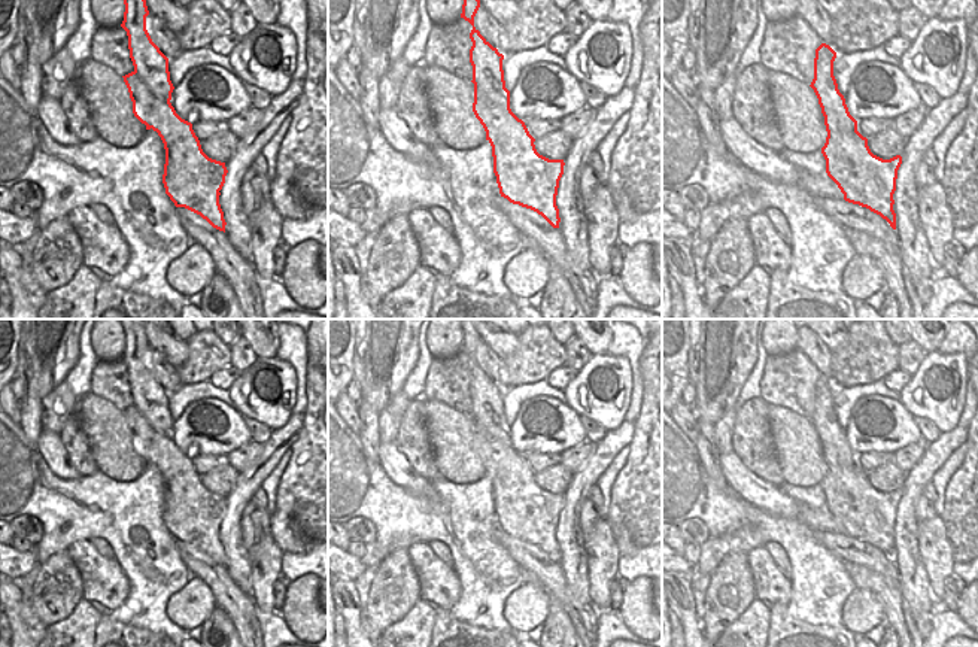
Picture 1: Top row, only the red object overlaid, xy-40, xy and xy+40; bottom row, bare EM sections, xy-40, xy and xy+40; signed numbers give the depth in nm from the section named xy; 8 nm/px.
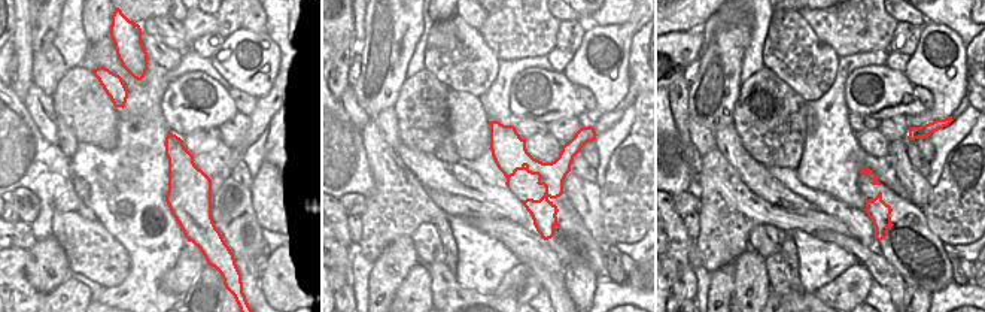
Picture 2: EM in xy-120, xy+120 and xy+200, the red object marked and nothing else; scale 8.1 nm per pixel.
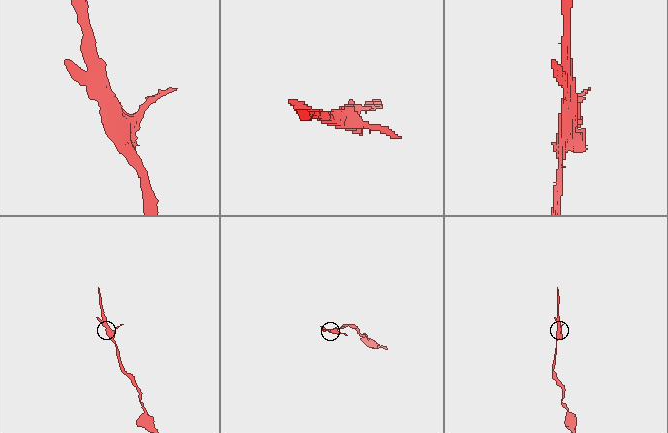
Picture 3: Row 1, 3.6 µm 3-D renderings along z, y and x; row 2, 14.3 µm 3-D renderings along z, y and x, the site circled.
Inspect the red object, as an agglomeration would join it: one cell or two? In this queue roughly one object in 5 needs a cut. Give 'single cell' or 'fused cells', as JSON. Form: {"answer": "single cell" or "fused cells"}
{"answer": "fused cells"}

